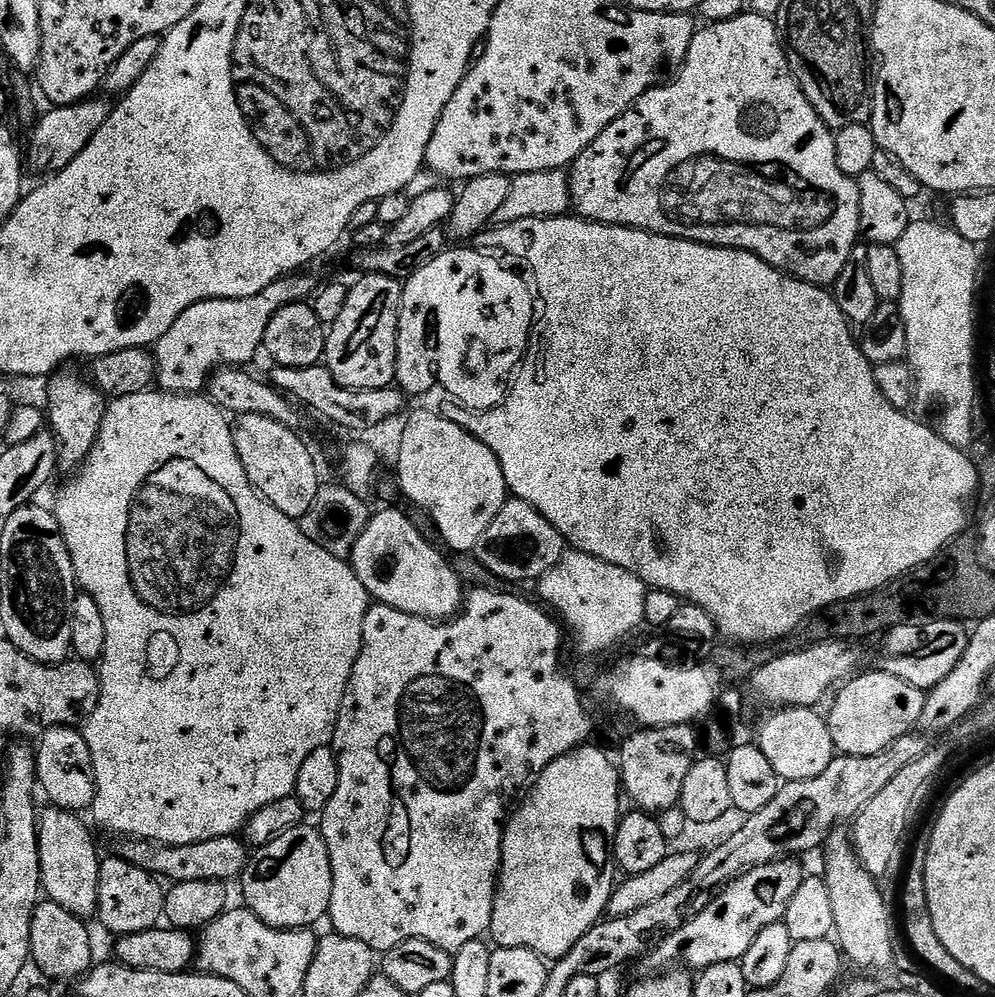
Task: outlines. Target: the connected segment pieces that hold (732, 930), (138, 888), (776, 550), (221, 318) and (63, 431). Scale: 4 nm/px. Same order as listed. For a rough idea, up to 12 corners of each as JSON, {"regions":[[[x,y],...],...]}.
{"regions":[[[802,871],[743,872],[646,957],[652,970],[741,961]],[[123,858],[100,861],[96,916],[113,937],[157,927],[165,889]],[[575,214],[438,411],[565,545],[783,641],[959,537],[827,287]],[[304,274],[254,298],[190,306],[154,346],[156,384],[203,393],[215,369],[248,366]],[[76,372],[47,381],[61,473],[90,454],[109,401]]]}

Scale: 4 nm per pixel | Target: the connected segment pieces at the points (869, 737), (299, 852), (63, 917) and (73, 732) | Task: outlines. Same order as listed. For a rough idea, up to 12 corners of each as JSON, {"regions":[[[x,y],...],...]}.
{"regions":[[[853,675],[826,712],[833,749],[886,750],[919,725],[925,689]],[[315,827],[255,849],[238,885],[272,928],[328,916],[332,867]],[[53,900],[30,922],[31,963],[52,980],[94,967],[89,925]],[[76,726],[35,745],[53,808],[84,814],[96,793],[90,746]]]}

